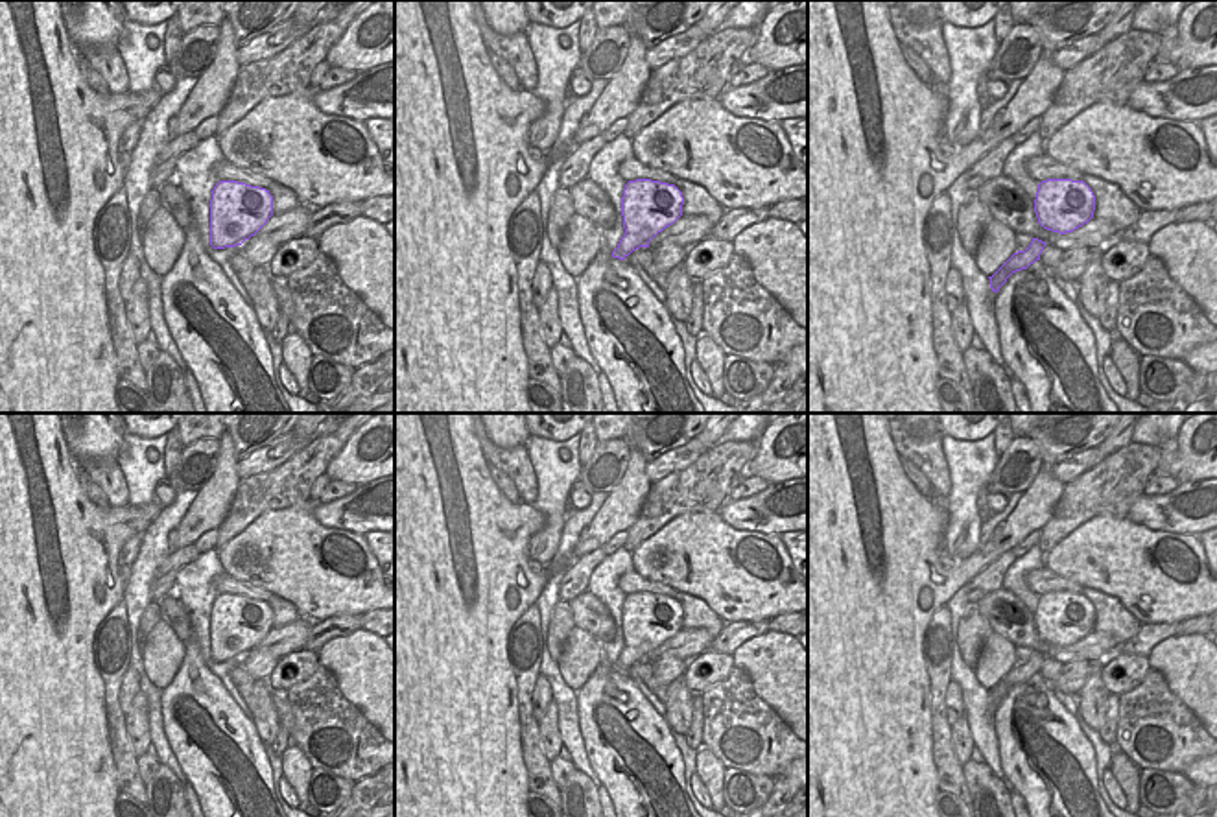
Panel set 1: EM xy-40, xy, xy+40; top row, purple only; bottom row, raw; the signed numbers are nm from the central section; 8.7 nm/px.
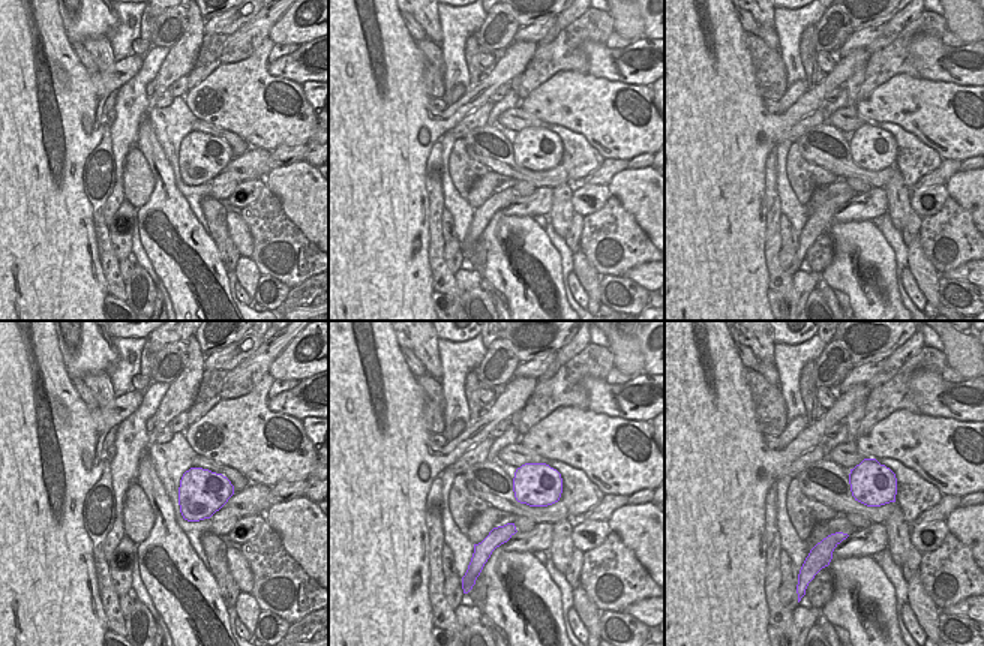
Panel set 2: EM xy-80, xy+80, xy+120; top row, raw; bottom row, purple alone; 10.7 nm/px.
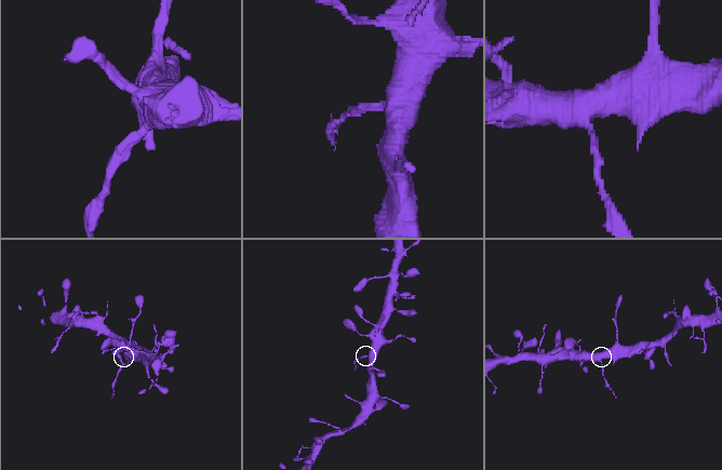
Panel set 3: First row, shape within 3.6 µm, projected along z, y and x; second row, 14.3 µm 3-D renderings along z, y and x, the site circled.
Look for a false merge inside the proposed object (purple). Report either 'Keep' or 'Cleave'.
Cleave

